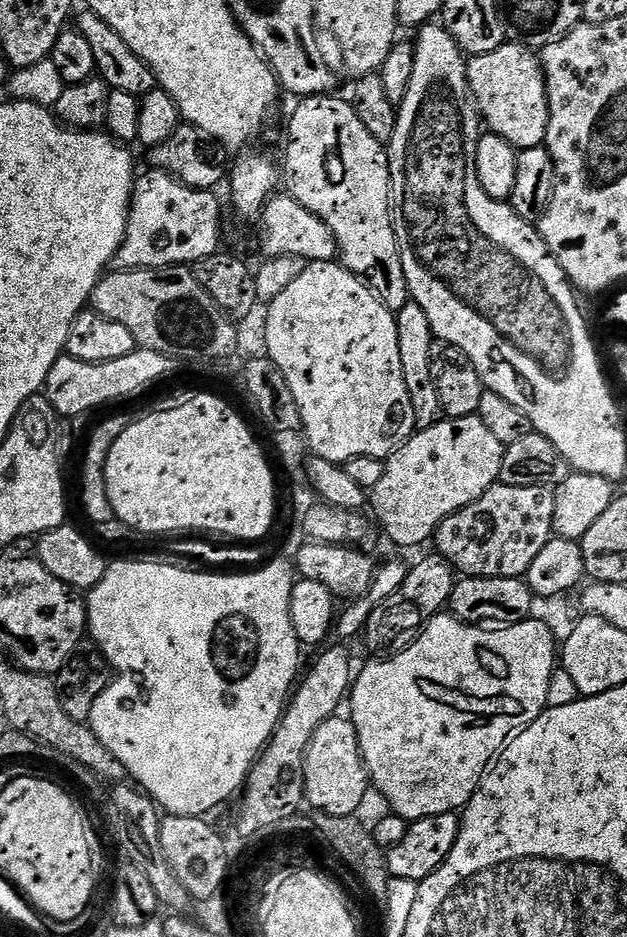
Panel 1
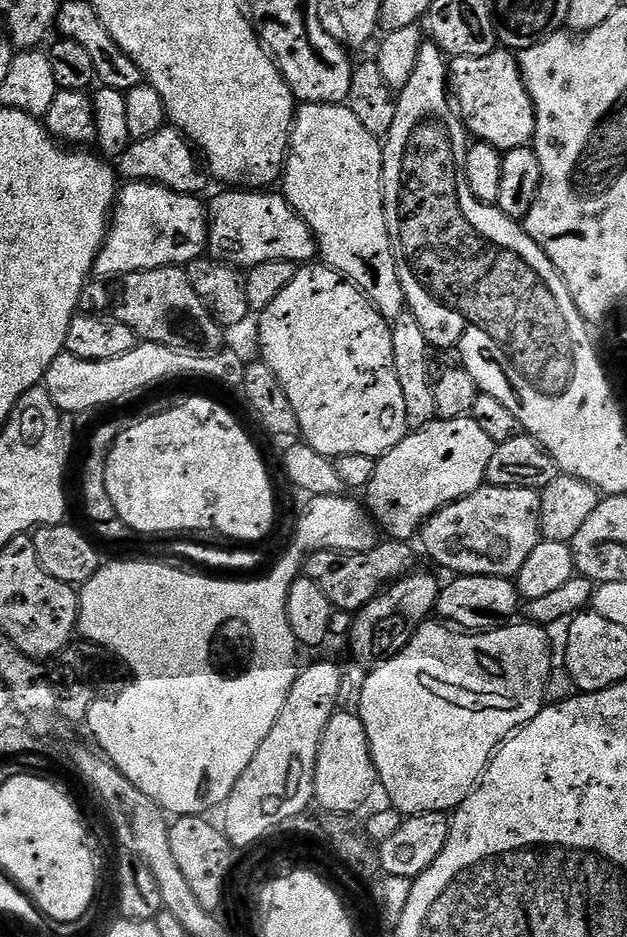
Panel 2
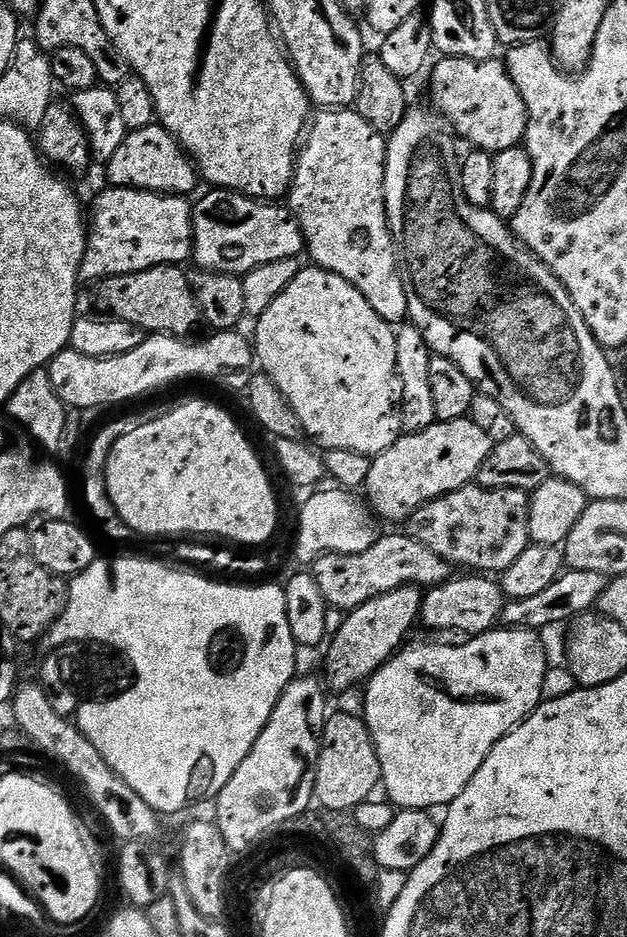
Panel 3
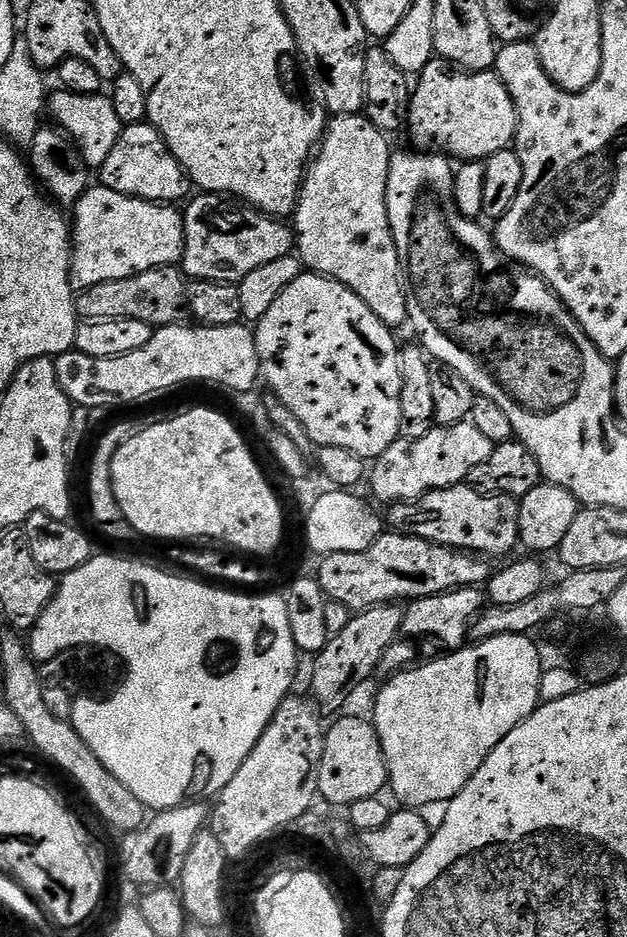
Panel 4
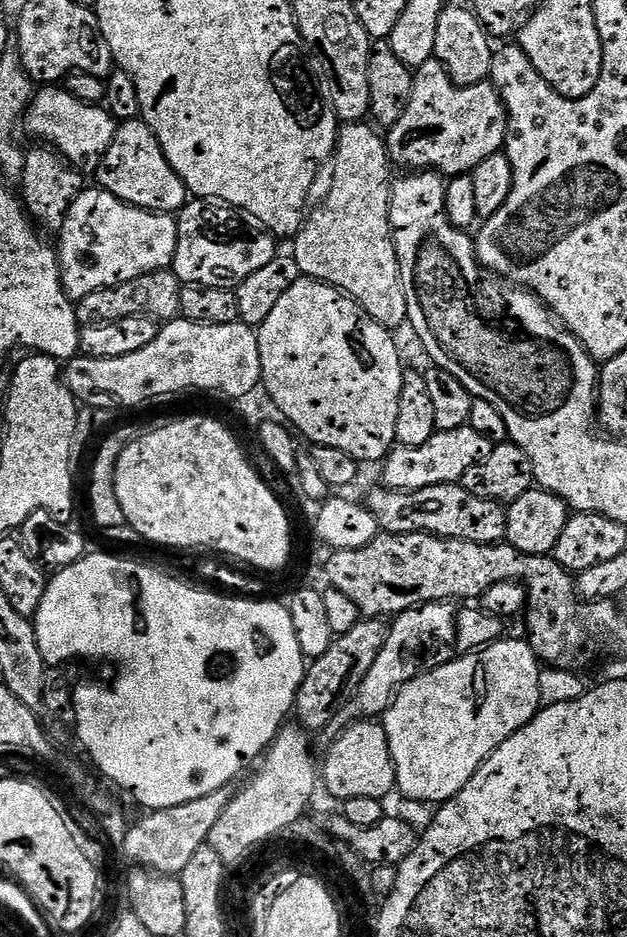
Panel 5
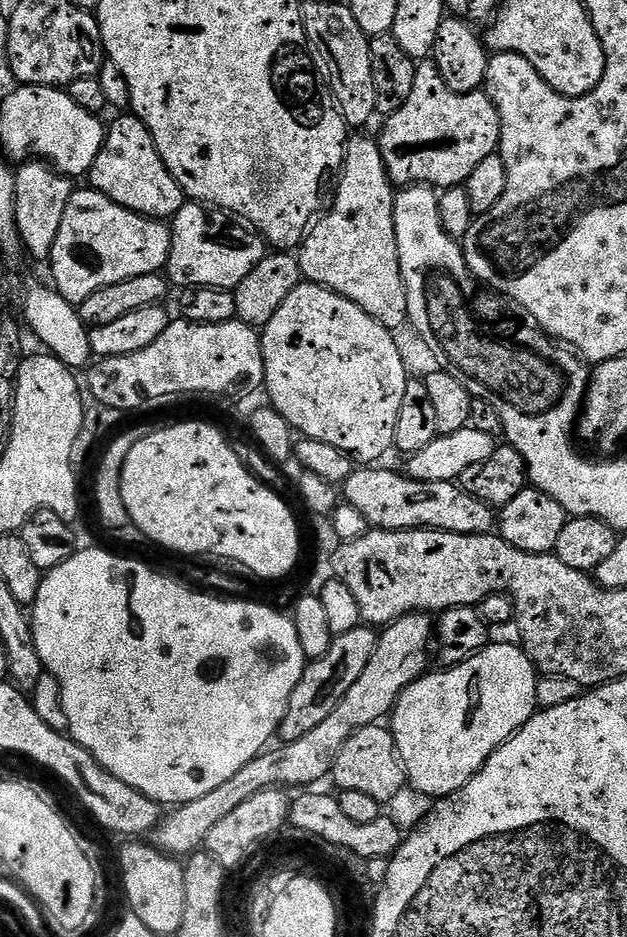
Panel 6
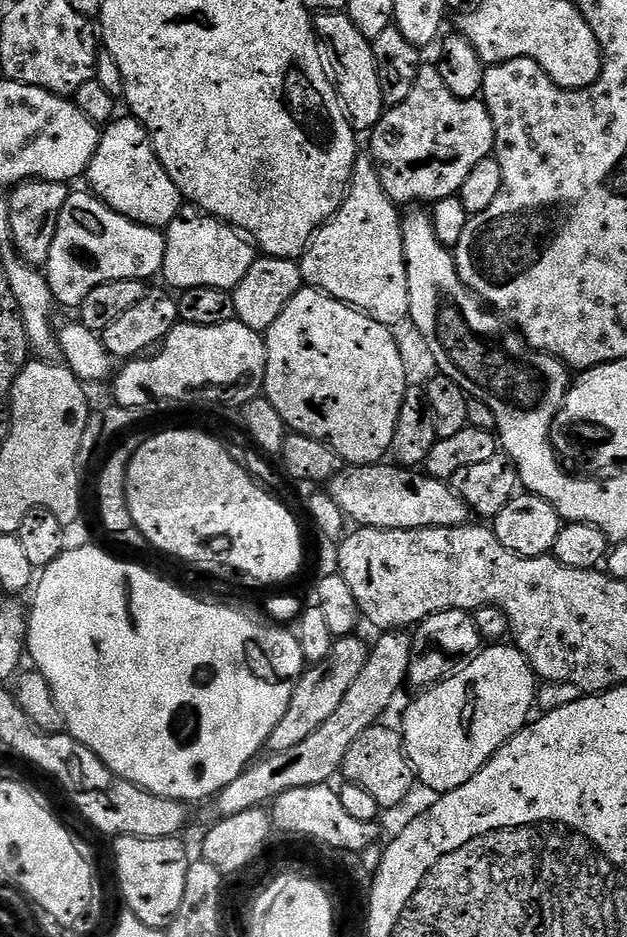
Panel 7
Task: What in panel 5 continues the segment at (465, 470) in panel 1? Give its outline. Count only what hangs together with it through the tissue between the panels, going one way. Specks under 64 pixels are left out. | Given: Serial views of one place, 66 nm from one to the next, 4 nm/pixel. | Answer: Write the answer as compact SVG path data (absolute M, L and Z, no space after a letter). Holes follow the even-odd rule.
M470 427L437 431L430 438L430 442L422 442L422 446L393 447L382 461L383 483L389 488L396 488L399 492L413 492L439 484L455 484L464 477L466 470L470 470L470 466L482 462L482 458L486 458L491 449L492 444L486 442L482 434L478 434Z

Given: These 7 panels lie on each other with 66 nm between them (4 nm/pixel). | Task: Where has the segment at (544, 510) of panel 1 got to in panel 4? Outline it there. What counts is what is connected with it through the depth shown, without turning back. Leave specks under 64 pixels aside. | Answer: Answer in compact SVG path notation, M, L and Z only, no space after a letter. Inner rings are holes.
M467 482L455 484L449 488L439 488L419 496L417 500L409 500L391 505L387 509L387 523L395 531L406 536L417 536L426 542L434 542L438 546L456 548L460 552L471 552L481 558L493 558L492 556L511 557L512 551L520 544L520 531L518 530L518 510L520 502L514 496L487 496L478 490L474 490Z

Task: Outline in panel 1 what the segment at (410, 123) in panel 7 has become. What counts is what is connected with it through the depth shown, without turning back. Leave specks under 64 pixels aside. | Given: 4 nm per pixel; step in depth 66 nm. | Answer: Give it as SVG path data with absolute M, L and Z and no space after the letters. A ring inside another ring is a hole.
M506 42L490 54L471 57L467 65L468 91L487 131L506 138L517 150L541 147L546 138L549 110L539 55L526 44Z

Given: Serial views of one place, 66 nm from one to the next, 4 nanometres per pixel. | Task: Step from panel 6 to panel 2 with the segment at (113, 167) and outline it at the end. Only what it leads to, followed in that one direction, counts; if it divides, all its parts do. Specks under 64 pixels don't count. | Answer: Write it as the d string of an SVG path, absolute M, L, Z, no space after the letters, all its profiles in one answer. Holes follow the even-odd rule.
M166 126L158 134L150 134L150 138L133 140L128 149L118 157L118 172L128 182L149 180L151 184L161 184L175 192L195 196L203 193L202 190L209 180L201 161L198 156L196 161L195 155L197 153L188 137L178 128Z

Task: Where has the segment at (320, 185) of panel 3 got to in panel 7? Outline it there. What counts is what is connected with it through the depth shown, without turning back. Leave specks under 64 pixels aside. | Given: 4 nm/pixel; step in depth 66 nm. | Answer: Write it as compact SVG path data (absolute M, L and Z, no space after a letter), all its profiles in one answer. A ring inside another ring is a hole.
M357 155L356 169L352 172L352 181L348 183L348 193L344 195L342 206L315 232L298 263L307 287L317 288L327 296L357 308L379 324L395 329L396 324L402 323L403 320L405 323L409 319L410 290L402 242L402 212L386 194L386 190L382 190L380 175L371 155Z

